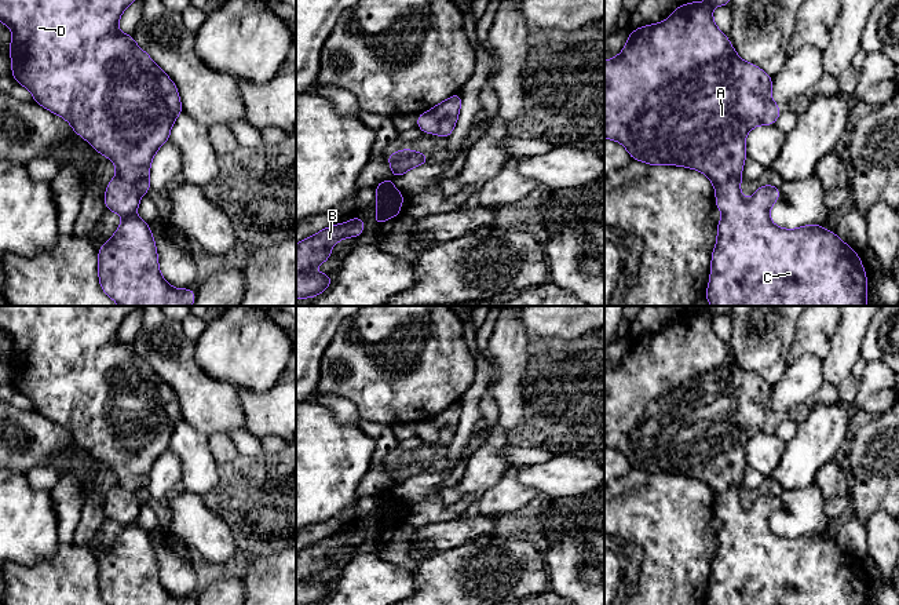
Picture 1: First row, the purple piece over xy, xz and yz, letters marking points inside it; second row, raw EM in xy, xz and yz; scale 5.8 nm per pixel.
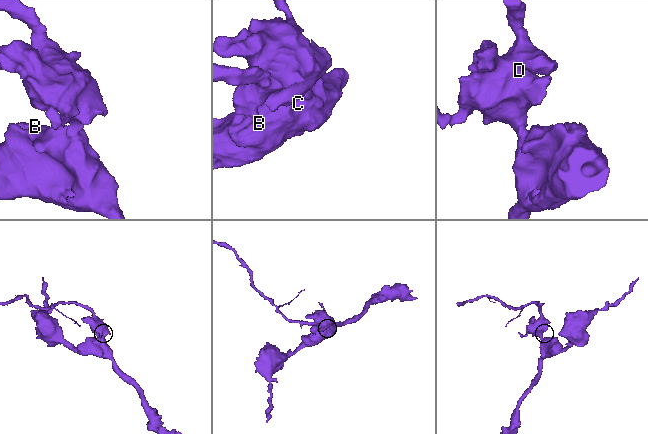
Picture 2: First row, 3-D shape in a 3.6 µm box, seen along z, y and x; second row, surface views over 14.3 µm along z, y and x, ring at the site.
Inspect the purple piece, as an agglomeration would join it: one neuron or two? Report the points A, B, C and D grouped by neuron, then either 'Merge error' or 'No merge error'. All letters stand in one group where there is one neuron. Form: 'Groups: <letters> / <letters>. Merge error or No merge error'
Groups: A D / B C. Merge error

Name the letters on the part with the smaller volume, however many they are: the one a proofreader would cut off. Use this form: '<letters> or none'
A, D

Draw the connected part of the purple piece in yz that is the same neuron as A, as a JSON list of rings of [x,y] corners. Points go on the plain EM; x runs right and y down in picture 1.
[[[708,306],[706,311],[679,314],[666,329],[631,340],[622,361],[604,369],[604,447],[618,449],[631,467],[650,474],[698,478],[710,486],[715,498],[728,489],[742,491],[746,442],[756,434],[775,433],[782,422],[771,408],[772,384],[742,369],[713,331],[712,317],[730,311],[731,306]]]

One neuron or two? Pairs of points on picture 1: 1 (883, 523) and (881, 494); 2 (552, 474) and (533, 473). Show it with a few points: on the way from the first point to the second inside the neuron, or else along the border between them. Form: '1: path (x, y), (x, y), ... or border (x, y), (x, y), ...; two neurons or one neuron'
1: border (884, 510), (877, 510), (863, 525); two neurons
2: path (548, 474), (537, 474); one neuron

